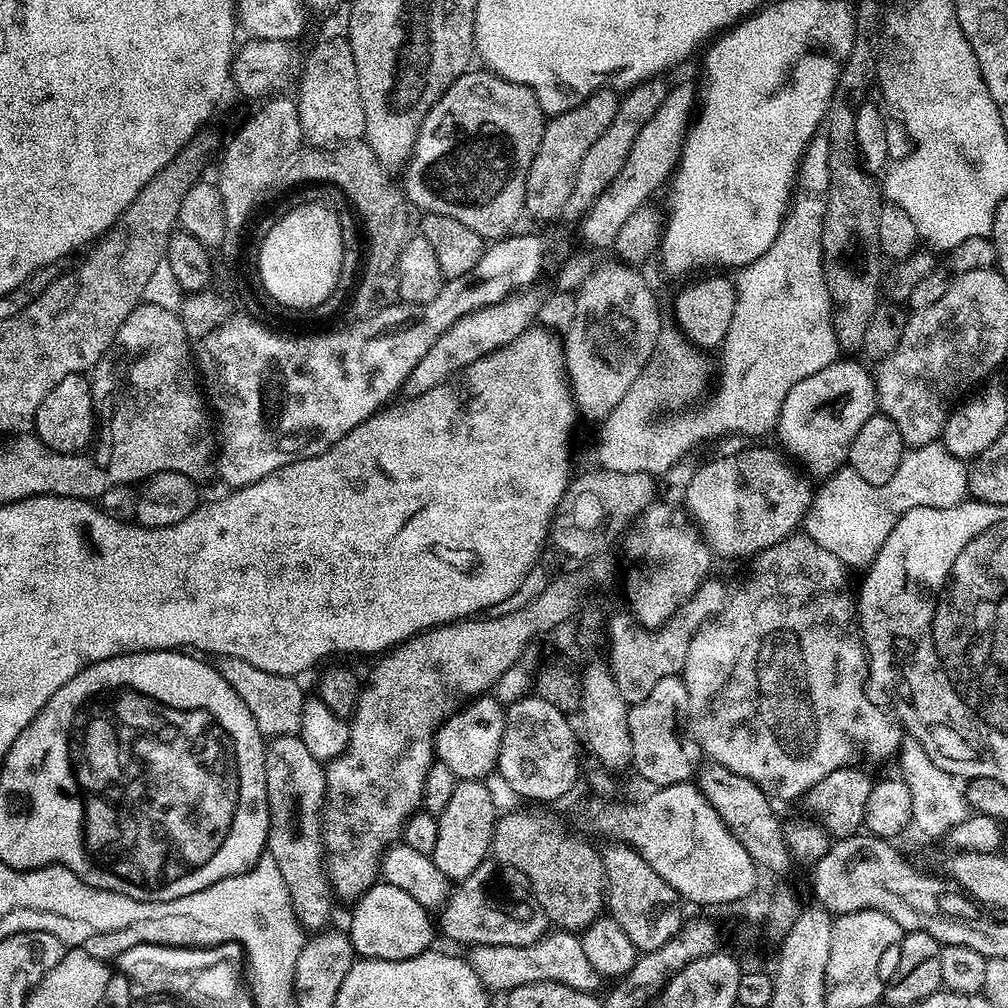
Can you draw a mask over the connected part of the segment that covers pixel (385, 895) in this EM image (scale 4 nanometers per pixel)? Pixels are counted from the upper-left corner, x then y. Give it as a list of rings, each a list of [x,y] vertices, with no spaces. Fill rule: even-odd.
[[[377,882],[372,885],[370,891],[365,892],[359,900],[355,901],[352,912],[352,921],[346,925],[348,937],[352,940],[352,949],[356,951],[357,957],[369,960],[405,960],[414,958],[418,954],[429,951],[432,944],[432,928],[434,932],[434,920],[430,917],[429,909],[423,908],[406,890],[398,890],[398,886]]]

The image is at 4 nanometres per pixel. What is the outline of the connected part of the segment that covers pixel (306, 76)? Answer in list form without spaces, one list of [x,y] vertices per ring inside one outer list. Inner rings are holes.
[[[347,39],[320,40],[313,46],[300,76],[300,93],[295,93],[294,99],[302,122],[302,134],[311,147],[338,148],[363,137],[364,111],[358,90],[358,70]]]

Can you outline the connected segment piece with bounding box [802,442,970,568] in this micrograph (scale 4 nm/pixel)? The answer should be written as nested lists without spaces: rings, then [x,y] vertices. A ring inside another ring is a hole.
[[[940,442],[922,445],[920,448],[909,447],[901,458],[893,478],[882,486],[866,482],[850,466],[845,466],[829,477],[825,483],[827,486],[820,490],[818,488],[813,495],[812,505],[804,515],[803,531],[805,535],[812,536],[824,549],[830,550],[847,567],[871,565],[885,544],[886,538],[893,532],[894,526],[911,508],[955,508],[956,505],[964,503],[970,492],[968,474],[969,469],[965,461],[950,455]]]

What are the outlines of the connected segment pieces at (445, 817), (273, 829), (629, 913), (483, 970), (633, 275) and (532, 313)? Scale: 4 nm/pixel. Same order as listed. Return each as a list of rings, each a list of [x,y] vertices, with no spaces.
[[[457,779],[454,795],[446,810],[438,817],[438,843],[434,846],[431,858],[438,870],[448,876],[449,881],[466,879],[489,859],[498,811],[496,812],[496,800],[486,785],[484,780]]]
[[[291,734],[287,736],[273,736],[267,741],[266,751],[264,753],[264,761],[266,762],[266,790],[268,791],[268,846],[267,855],[274,858],[274,862],[278,862],[278,870],[282,873],[282,878],[286,878],[286,888],[290,890],[292,898],[292,908],[296,911],[301,925],[308,930],[320,930],[325,927],[324,924],[328,920],[328,915],[332,912],[332,904],[334,898],[331,891],[331,885],[326,877],[326,853],[324,851],[324,830],[322,827],[322,813],[324,810],[324,773],[325,765],[314,758],[314,754],[310,754],[310,750],[306,750],[306,742],[300,740],[299,735]]]
[[[627,846],[615,847],[603,853],[607,880],[606,908],[611,919],[617,920],[622,930],[626,930],[626,938],[634,942],[637,950],[646,953],[670,942],[670,938],[680,932],[686,913],[680,909],[682,901],[677,892],[665,880],[658,878],[658,874],[654,874],[651,866],[635,850]]]
[[[552,930],[540,939],[539,944],[526,946],[500,946],[478,944],[471,949],[470,963],[474,974],[484,983],[485,989],[493,993],[507,994],[513,988],[534,982],[557,980],[576,990],[595,993],[602,978],[590,966],[582,950],[580,936],[568,931]]]
[[[627,262],[618,264],[601,263],[586,278],[586,282],[575,293],[576,317],[568,327],[562,343],[565,352],[565,364],[568,367],[572,395],[577,407],[590,416],[607,417],[629,390],[634,378],[638,376],[650,362],[659,340],[662,325],[660,308],[656,305],[656,296],[644,276],[633,265]]]
[[[534,290],[513,292],[502,302],[489,304],[486,308],[479,308],[458,318],[458,322],[454,322],[454,326],[450,326],[450,330],[443,332],[438,338],[438,342],[434,342],[434,346],[430,346],[430,350],[422,358],[422,362],[418,362],[418,366],[414,366],[414,370],[408,376],[408,381],[404,383],[403,395],[405,397],[417,396],[452,379],[466,366],[478,362],[478,358],[514,342],[514,338],[527,332],[537,323],[536,311],[540,308],[542,299],[541,293],[532,291]]]

